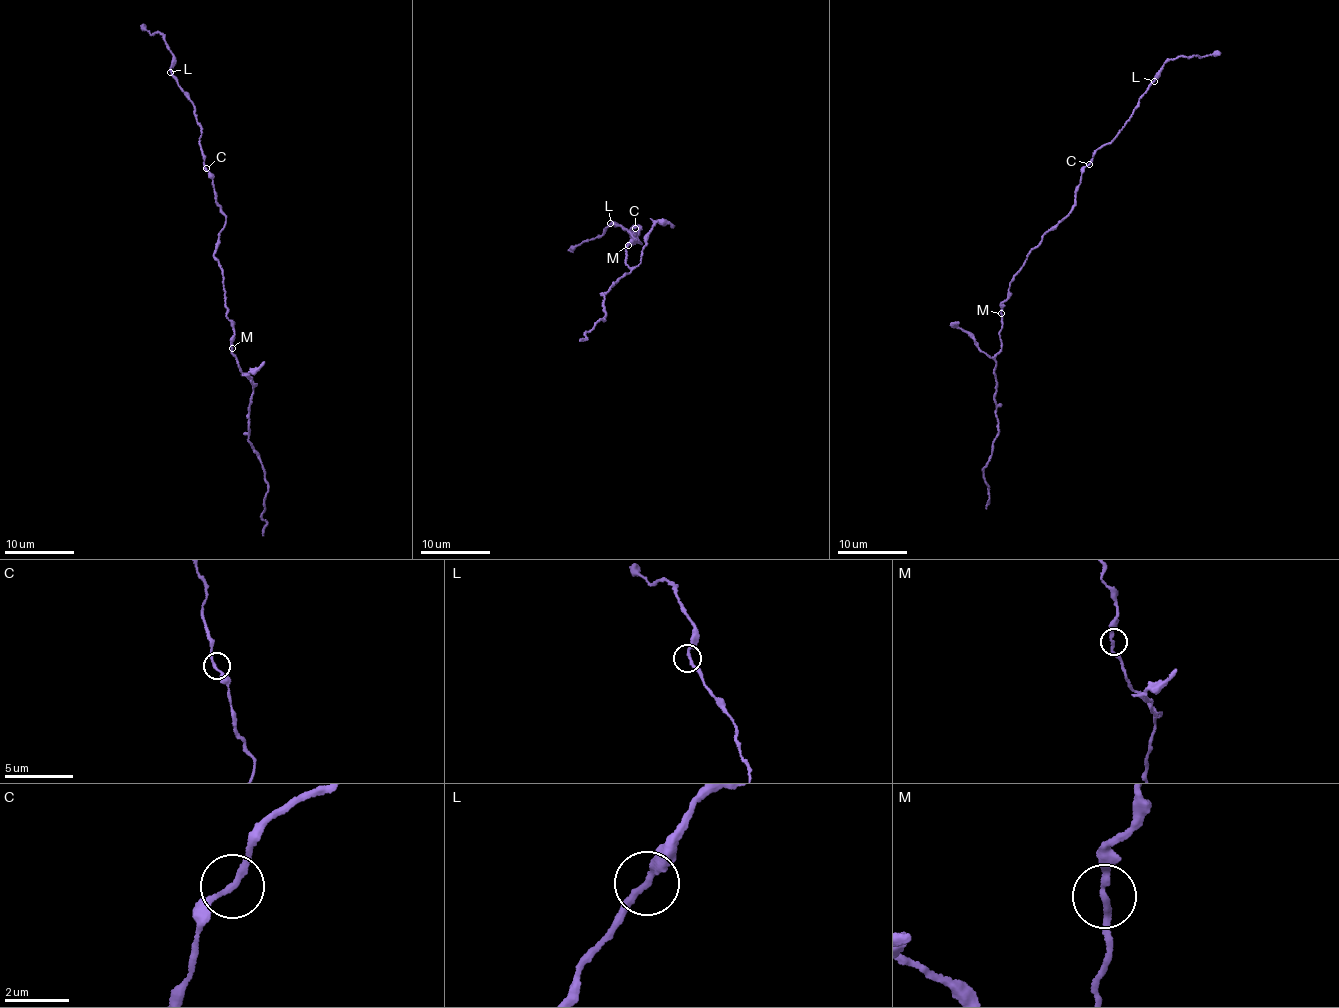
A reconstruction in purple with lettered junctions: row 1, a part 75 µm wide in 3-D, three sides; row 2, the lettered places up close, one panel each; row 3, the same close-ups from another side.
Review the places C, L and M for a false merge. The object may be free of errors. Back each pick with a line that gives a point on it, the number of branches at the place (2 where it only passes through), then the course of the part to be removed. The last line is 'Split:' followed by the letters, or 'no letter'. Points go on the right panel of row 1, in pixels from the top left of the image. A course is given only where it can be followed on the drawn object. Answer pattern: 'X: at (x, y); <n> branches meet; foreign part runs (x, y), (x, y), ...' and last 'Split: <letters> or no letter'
Split: no letter

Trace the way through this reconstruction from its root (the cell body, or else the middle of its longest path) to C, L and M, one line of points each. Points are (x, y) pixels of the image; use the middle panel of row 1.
C: (634, 233), (629, 233), (641, 243), (637, 236), (641, 228), (635, 228)
L: (634, 233), (641, 243), (640, 227), (627, 232), (610, 223)
M: (634, 233), (631, 236), (634, 242), (627, 245)

